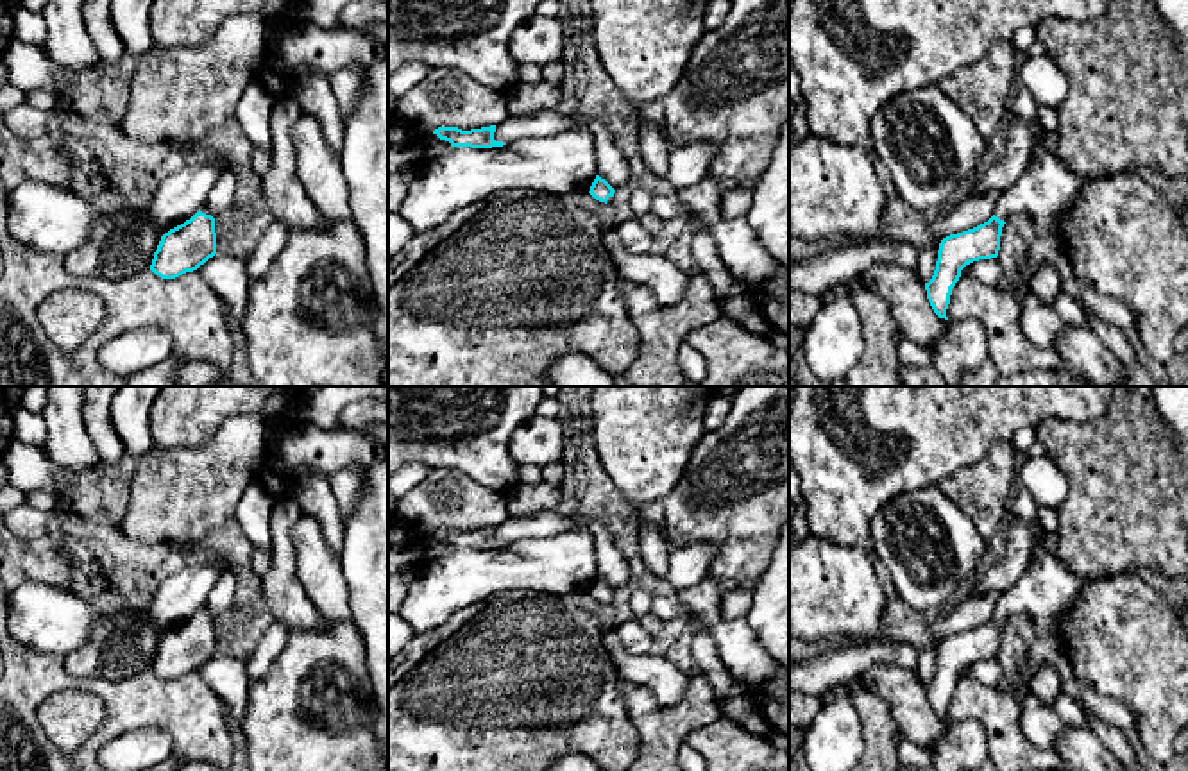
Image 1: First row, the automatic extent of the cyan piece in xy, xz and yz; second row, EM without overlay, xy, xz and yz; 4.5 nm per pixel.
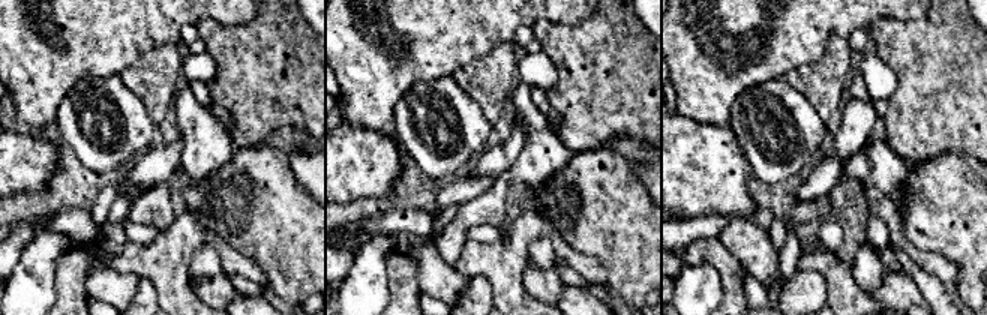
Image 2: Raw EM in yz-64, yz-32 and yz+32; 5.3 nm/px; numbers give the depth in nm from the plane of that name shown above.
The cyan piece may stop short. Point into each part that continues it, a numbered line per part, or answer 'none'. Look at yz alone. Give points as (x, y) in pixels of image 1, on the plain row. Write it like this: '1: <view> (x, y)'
1: yz (1047, 591)

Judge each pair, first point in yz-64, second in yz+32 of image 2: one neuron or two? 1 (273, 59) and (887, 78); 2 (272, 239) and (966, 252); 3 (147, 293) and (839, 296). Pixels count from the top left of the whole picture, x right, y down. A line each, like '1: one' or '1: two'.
1: two
2: one
3: two

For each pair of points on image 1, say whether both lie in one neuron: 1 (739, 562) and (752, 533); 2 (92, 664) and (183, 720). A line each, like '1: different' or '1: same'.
1: same
2: different

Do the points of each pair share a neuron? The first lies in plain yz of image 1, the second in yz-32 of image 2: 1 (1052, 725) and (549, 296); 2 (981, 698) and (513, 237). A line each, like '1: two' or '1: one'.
1: one
2: one

